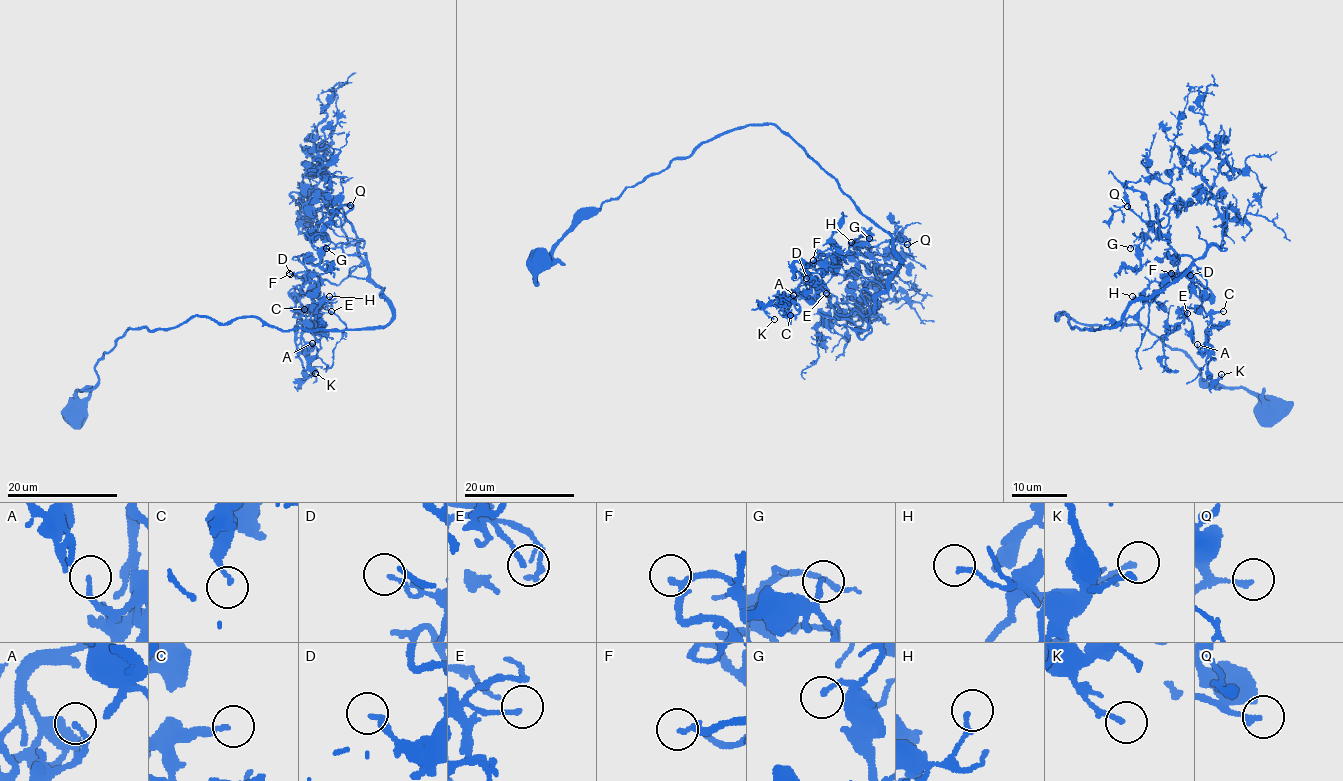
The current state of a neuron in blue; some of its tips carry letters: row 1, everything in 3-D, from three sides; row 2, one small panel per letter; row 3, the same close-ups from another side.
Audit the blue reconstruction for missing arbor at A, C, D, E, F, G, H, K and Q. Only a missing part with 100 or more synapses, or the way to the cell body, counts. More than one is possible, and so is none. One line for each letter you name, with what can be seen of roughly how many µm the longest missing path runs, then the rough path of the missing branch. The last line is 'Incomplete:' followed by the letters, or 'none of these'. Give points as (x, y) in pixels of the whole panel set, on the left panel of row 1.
C: about 45 µm are missing; missing branch runs (304, 309), (310, 287), (295, 268), (306, 280), (327, 269), (299, 317), (290, 355), (301, 350)
Incomplete: C

